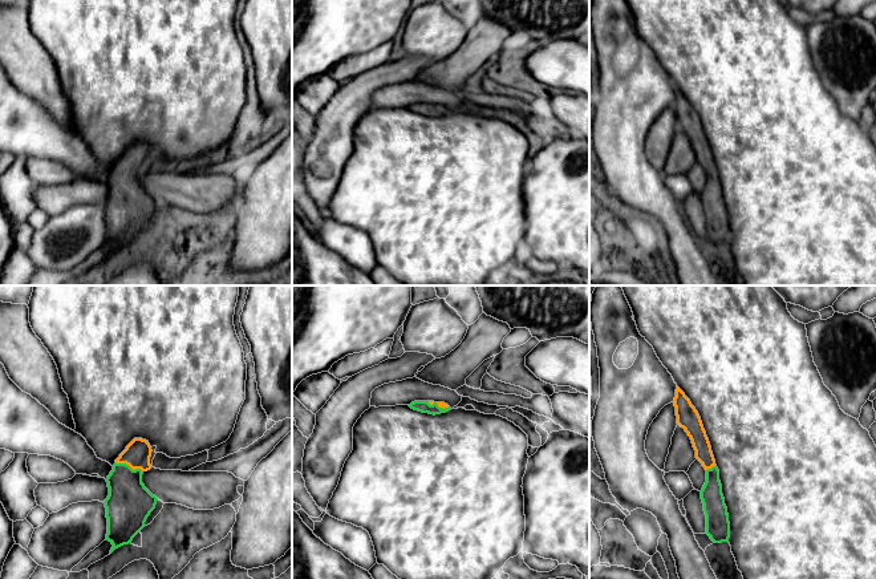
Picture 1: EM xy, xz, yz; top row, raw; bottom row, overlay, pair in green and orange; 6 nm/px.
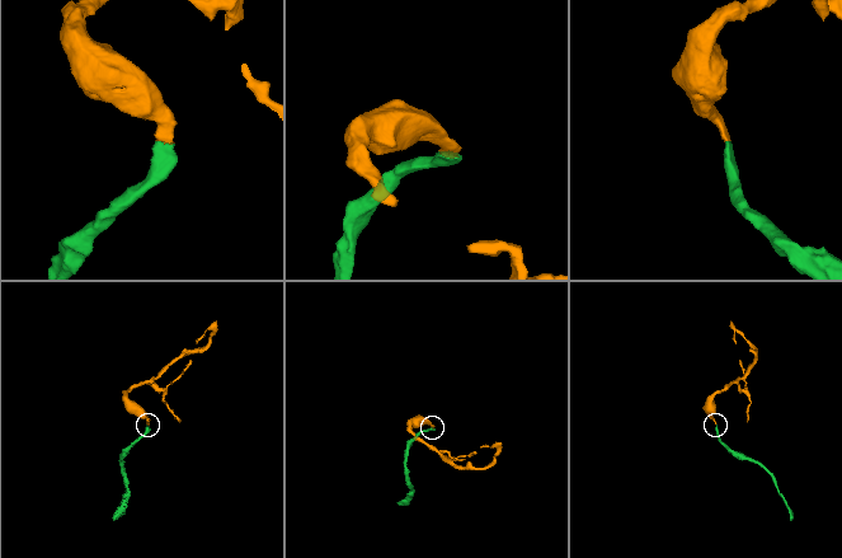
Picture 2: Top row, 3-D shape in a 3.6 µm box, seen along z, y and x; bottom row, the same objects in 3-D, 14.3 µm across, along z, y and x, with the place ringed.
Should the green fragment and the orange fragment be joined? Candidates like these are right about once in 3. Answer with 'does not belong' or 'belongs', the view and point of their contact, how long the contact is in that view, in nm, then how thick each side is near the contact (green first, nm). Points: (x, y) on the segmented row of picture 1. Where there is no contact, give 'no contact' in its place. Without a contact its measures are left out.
belongs | xy (128, 465) | 180 nm | 280/160 nm

